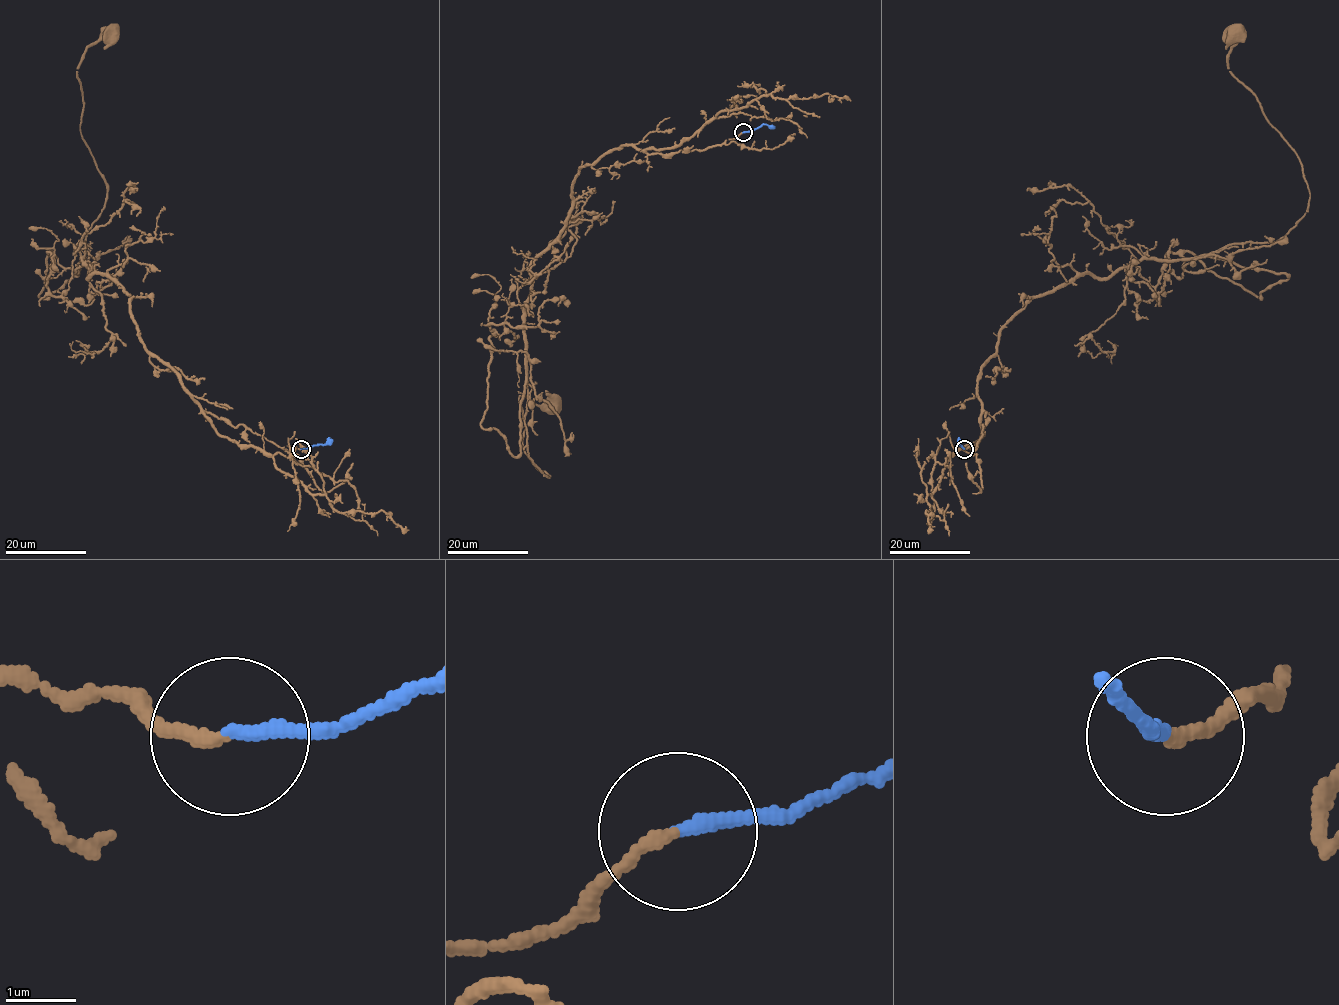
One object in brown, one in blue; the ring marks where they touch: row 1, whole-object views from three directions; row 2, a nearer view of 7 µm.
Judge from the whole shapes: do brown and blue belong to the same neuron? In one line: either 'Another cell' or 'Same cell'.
Same cell

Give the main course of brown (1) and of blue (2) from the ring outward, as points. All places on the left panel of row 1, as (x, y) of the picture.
1: (301, 449), (206, 413), (145, 347), (130, 297), (88, 278), (82, 242), (107, 190), (77, 71), (109, 33)
2: (301, 449), (326, 444), (332, 439)

